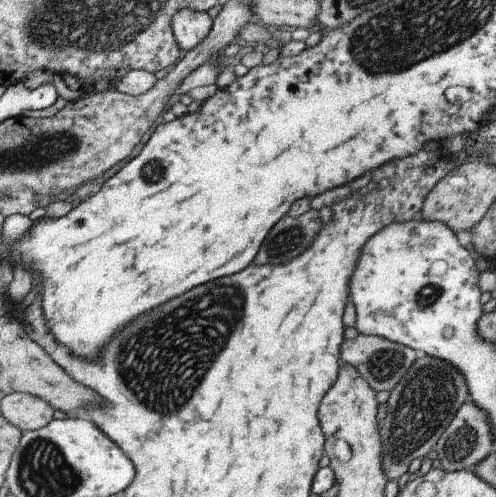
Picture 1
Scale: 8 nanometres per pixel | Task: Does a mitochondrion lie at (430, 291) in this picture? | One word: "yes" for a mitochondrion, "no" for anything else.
yes

